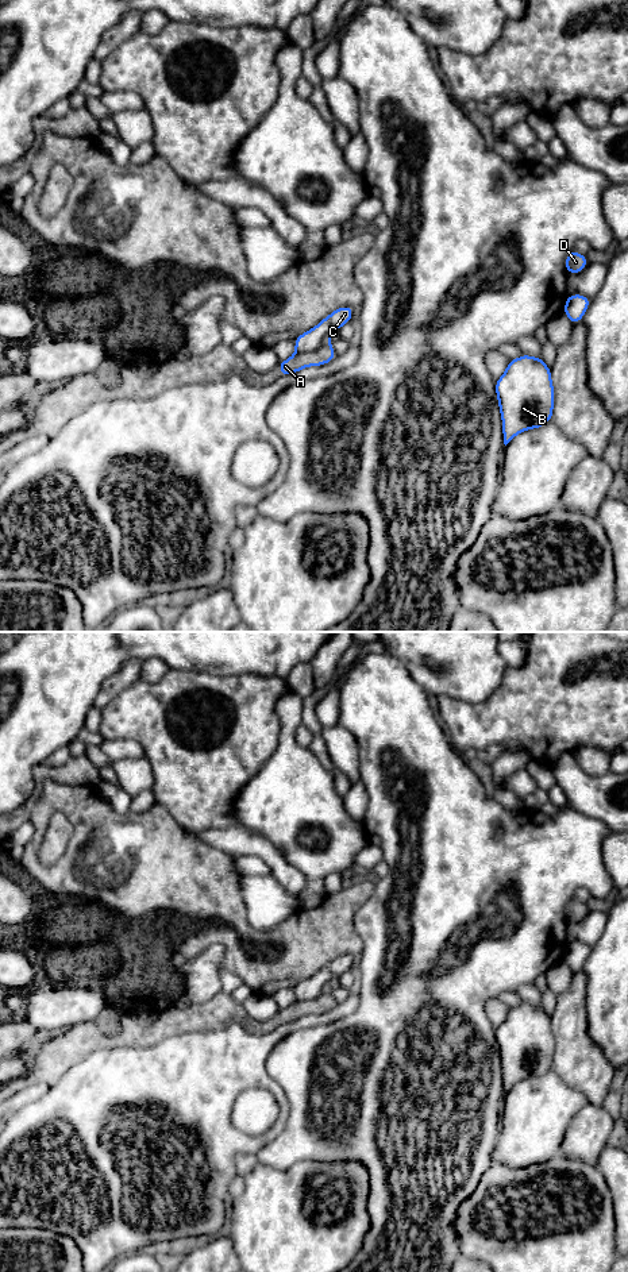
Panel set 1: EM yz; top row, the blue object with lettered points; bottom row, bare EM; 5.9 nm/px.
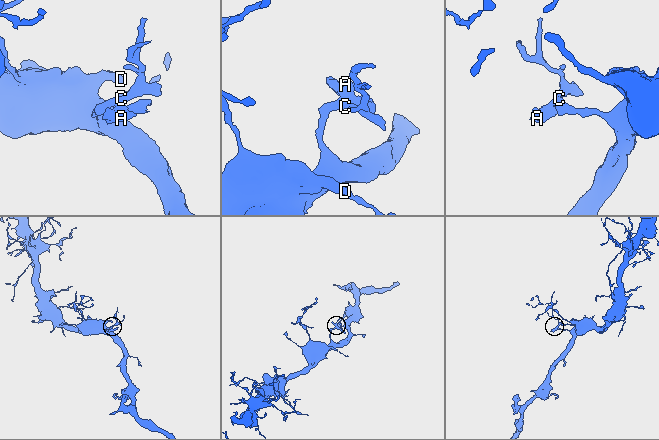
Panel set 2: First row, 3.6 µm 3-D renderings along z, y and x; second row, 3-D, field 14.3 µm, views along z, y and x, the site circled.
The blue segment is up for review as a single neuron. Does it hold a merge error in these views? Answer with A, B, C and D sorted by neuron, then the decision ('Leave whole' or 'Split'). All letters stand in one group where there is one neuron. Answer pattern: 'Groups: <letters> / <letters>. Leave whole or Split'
Groups: A / B C D. Split

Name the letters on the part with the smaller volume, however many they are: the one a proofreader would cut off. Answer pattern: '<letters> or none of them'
A

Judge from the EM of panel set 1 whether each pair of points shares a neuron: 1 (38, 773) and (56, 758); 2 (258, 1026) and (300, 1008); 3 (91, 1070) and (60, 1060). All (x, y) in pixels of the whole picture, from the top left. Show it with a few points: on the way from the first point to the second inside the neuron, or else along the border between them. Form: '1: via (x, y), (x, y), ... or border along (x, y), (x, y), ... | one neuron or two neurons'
1: border along (70, 756), (65, 763), (54, 769), (42, 766) | two neurons
2: via (269, 1025), (289, 1014) | one neuron
3: border along (93, 1051), (74, 1063), (51, 1086) | two neurons

